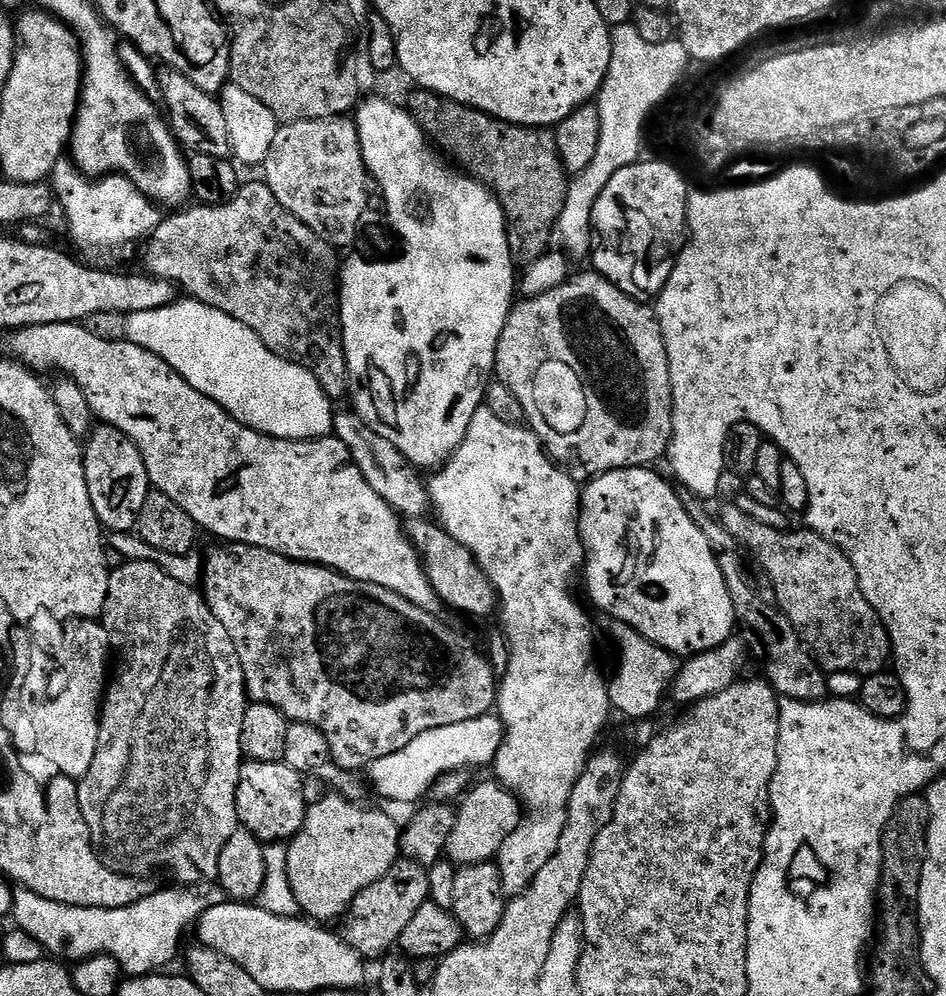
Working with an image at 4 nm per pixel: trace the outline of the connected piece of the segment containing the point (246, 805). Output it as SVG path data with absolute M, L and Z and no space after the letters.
M248 760L241 763L238 774L238 790L236 791L236 813L240 815L240 823L247 832L253 832L262 842L288 842L298 835L304 825L308 813L309 797L304 797L305 777L294 771L289 764L274 762L258 762Z

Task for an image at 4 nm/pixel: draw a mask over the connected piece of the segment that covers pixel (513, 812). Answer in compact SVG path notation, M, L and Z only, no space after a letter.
M489 778L485 784L469 787L459 801L454 830L450 830L447 859L457 866L487 864L499 857L506 838L520 825L522 805L503 784Z

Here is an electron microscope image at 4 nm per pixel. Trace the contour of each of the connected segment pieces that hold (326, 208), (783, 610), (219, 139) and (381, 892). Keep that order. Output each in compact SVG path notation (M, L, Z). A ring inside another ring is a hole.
M335 116L329 120L280 124L262 171L263 183L268 185L274 198L327 244L343 250L347 244L357 243L356 227L370 208L370 177L362 158L355 119Z
M728 502L728 505L718 513L718 519L720 525L735 538L741 549L748 551L749 548L756 555L757 562L764 567L764 572L772 583L772 592L776 595L775 607L779 615L783 617L786 624L788 619L787 627L811 652L813 660L825 673L856 672L863 678L885 667L886 652L876 645L878 624L874 619L872 607L866 602L858 586L852 563L846 558L846 554L838 550L838 546L834 546L829 540L811 530L792 532L793 530L762 526L762 522L754 522L750 514L742 514L742 510L735 502Z
M164 70L158 76L160 82L159 99L164 100L163 107L168 107L167 115L170 117L170 127L179 143L185 149L193 148L191 151L196 154L210 154L214 158L229 159L232 156L232 147L230 146L230 138L226 130L226 117L222 115L222 106L219 99L213 93L206 90L198 90L198 86L194 86L194 82L190 82L190 78L186 78L182 74L171 70Z
M401 858L386 875L378 878L378 882L374 882L366 890L362 890L358 898L354 898L351 909L343 921L343 924L345 923L344 932L342 931L343 939L347 940L348 947L360 956L371 958L371 956L381 955L380 957L383 957L399 945L400 935L406 930L406 926L410 926L410 918L414 918L414 914L418 914L418 910L423 904L429 903L429 900L428 868L423 864L416 864L412 860Z

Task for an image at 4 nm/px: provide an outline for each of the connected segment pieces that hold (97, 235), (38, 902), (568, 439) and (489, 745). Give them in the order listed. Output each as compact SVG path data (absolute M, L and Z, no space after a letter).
M61 158L50 183L59 207L60 204L64 207L69 234L84 248L124 248L135 240L151 237L160 225L161 209L143 196L125 176L89 178L81 174L71 159Z
M171 886L165 890L158 890L150 898L142 902L134 902L134 906L122 906L118 910L105 908L75 908L58 902L50 902L33 892L23 890L15 893L12 901L11 915L16 916L15 927L34 939L44 947L49 957L61 956L64 960L79 962L90 959L92 956L112 956L120 964L121 969L129 977L150 976L159 973L176 956L180 948L180 939L184 931L191 929L199 921L201 914L214 906L225 903L224 889L219 886Z
M595 270L588 272L577 271L568 277L567 282L550 290L546 294L538 294L521 299L513 307L508 316L506 326L498 338L496 351L495 379L504 384L522 402L522 410L527 427L531 428L544 445L549 457L561 468L567 470L572 479L577 482L587 482L596 476L601 476L614 470L623 468L643 468L655 465L655 460L665 455L668 443L672 441L672 387L670 386L670 362L666 354L666 342L662 338L660 323L655 311L647 308L647 303L627 296L618 286L614 286L608 279Z
M499 715L470 718L470 722L454 722L454 726L438 726L438 730L426 730L426 734L418 734L418 738L402 746L402 750L386 754L386 758L378 758L378 762L367 769L366 775L372 779L377 794L384 796L385 801L416 804L429 795L432 783L439 776L445 776L448 772L473 770L479 764L491 765L503 741L504 723Z

